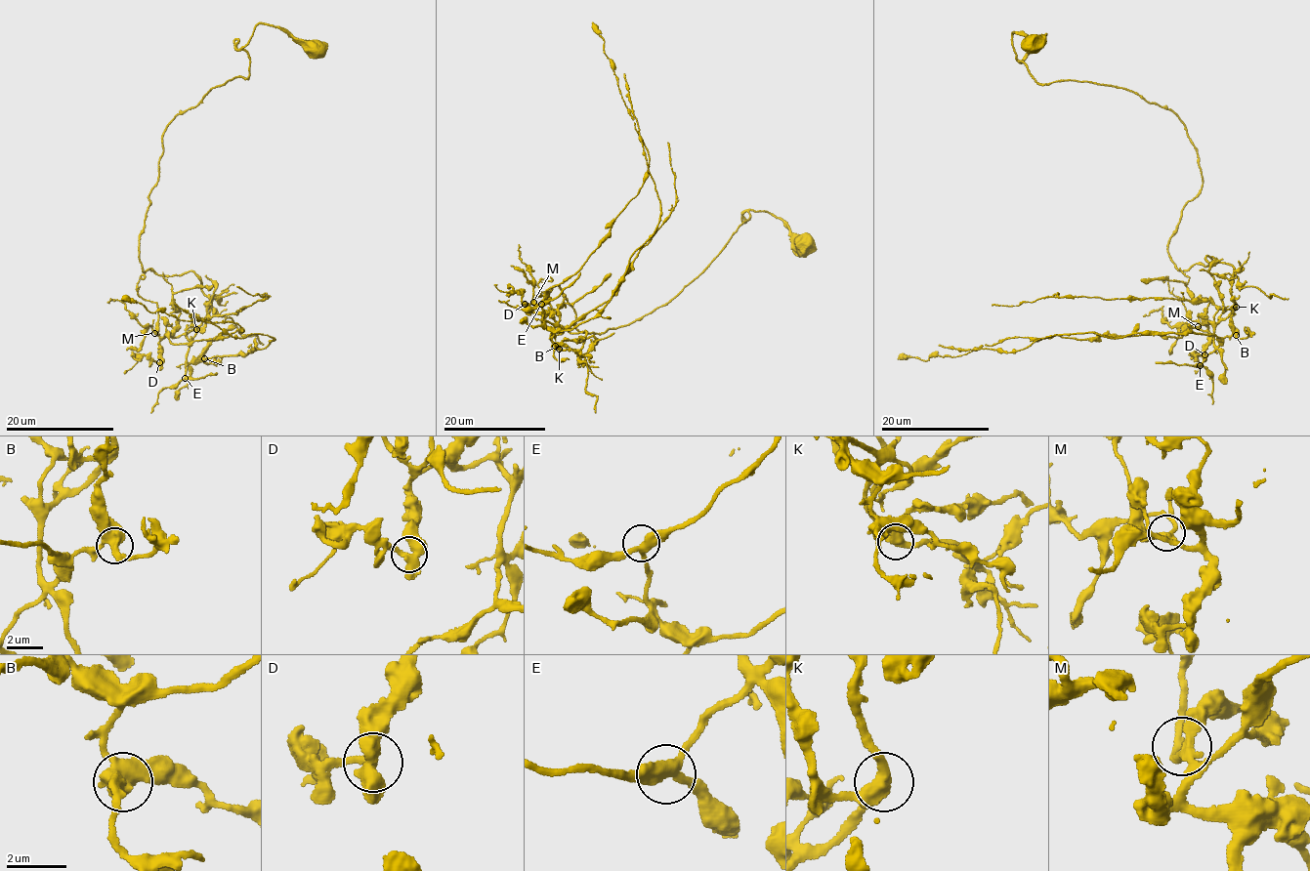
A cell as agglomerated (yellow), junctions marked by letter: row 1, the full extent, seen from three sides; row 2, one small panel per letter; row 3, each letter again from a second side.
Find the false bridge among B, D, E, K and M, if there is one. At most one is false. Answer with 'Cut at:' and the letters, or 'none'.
Cut at: none

